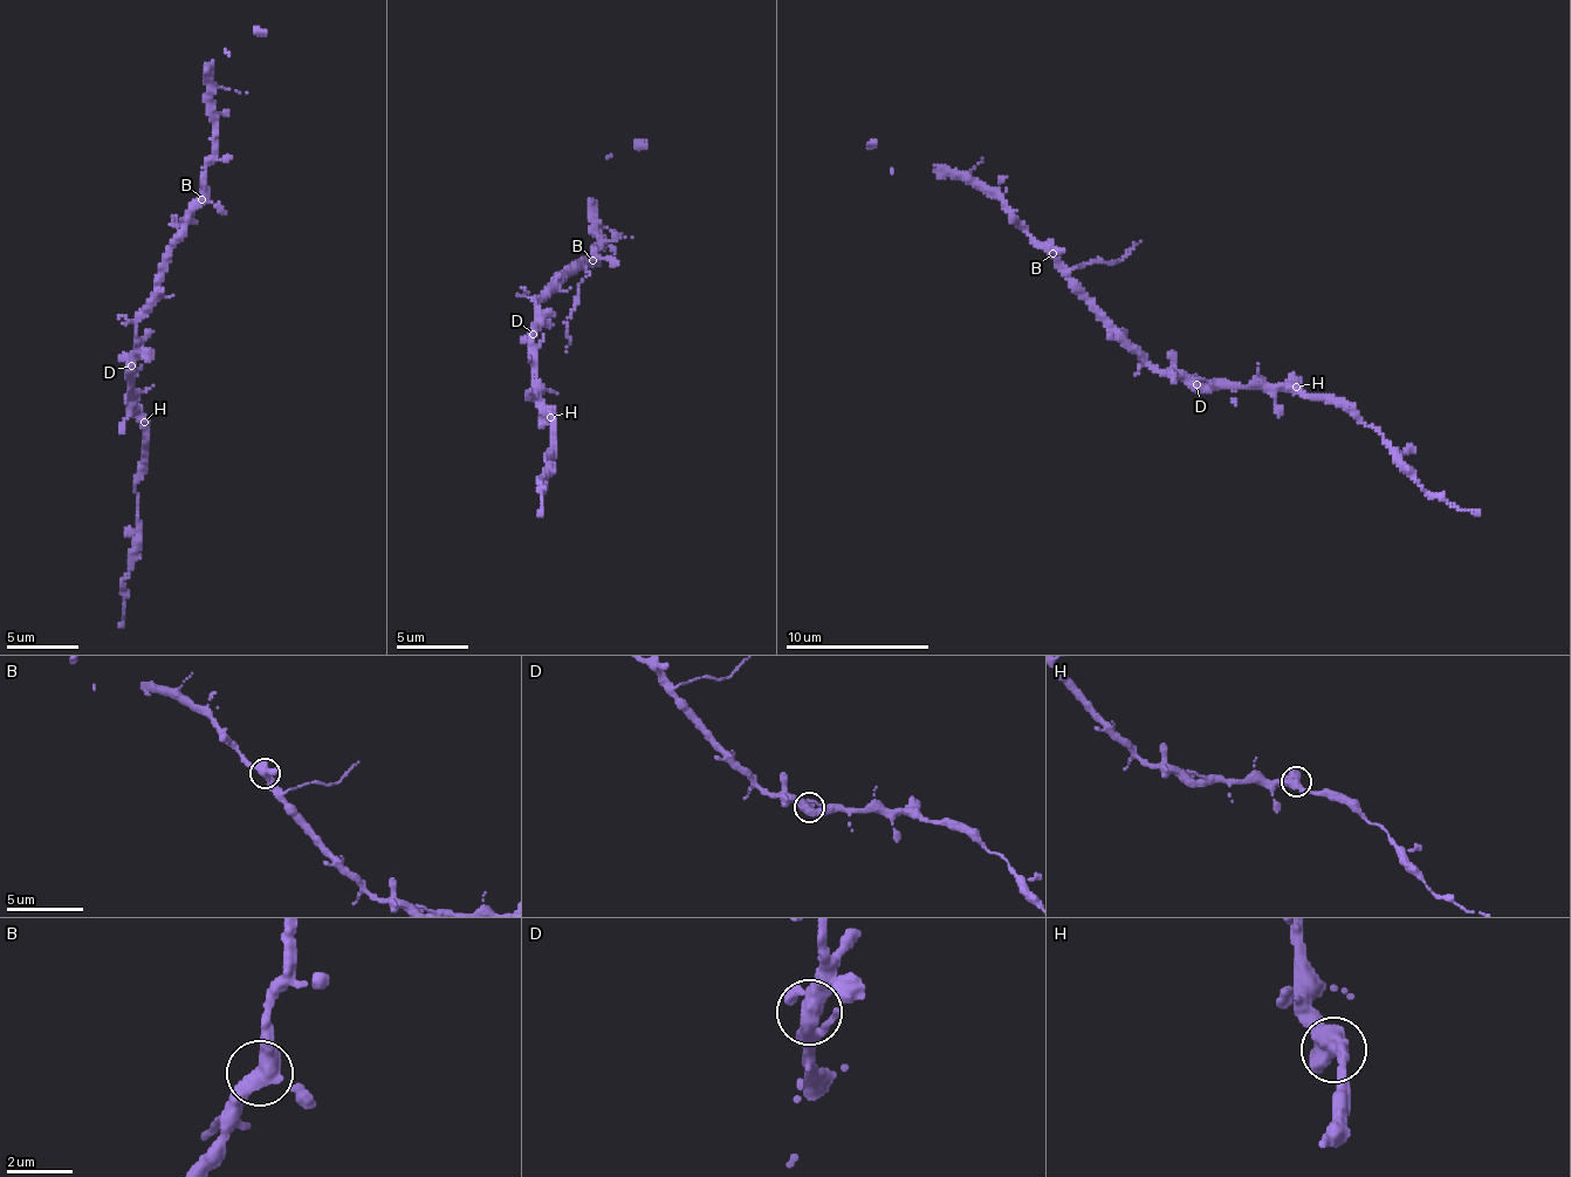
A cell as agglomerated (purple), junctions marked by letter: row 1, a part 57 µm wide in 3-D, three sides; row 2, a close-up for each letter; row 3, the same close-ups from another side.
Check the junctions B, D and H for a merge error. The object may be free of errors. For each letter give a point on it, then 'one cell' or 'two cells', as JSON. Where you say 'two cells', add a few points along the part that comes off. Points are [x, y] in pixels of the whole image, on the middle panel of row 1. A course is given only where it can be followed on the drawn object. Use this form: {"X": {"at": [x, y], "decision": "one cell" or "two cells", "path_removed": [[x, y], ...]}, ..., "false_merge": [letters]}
{"B": {"at": [592, 260], "decision": "one cell"}, "D": {"at": [533, 334], "decision": "one cell"}, "H": {"at": [550, 417], "decision": "one cell"}, "false_merge": []}

